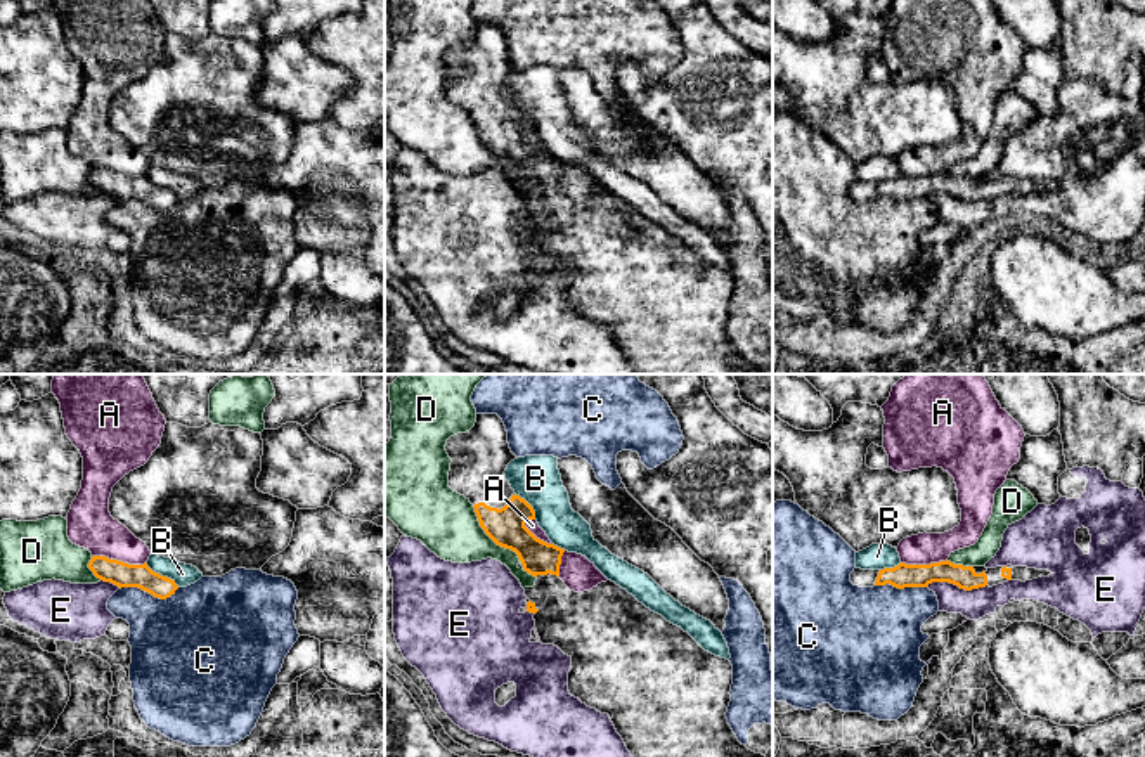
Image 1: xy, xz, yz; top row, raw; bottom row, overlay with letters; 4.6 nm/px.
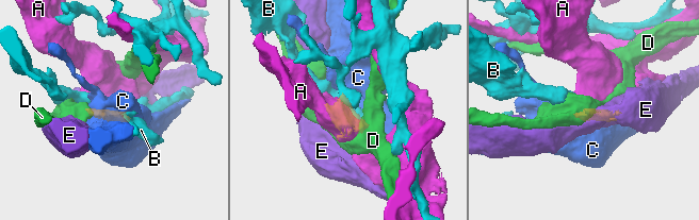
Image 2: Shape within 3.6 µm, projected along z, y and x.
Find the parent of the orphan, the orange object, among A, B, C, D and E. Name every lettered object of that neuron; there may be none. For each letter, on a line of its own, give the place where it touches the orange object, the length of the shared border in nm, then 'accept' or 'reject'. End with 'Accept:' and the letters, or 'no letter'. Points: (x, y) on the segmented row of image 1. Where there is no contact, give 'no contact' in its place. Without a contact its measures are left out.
A: xy (120, 562) | 260 nm | reject
B: xy (161, 575) | 190 nm | reject
C: xy (149, 593) | 280 nm | reject
D: xz (501, 546) | 440 nm | reject
E: yz (955, 584) | 280 nm | reject
Accept: no letter

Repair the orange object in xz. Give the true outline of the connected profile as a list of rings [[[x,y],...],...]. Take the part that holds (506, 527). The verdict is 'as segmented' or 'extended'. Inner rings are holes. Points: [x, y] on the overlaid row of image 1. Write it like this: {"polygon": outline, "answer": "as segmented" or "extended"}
{"polygon": [[[476,414],[475,426],[447,440],[450,463],[449,487],[464,495],[475,508],[480,527],[501,547],[518,554],[523,570],[534,575],[535,586],[525,587],[527,611],[534,615],[542,644],[554,644],[572,658],[568,691],[591,708],[608,714],[632,757],[766,757],[741,745],[728,724],[733,665],[705,651],[688,632],[651,611],[611,580],[591,591],[570,591],[560,579],[565,549],[537,539],[525,523],[535,520],[534,508],[514,494],[506,480],[506,468],[518,459],[508,443],[508,431],[497,414]]], "answer": "extended"}

